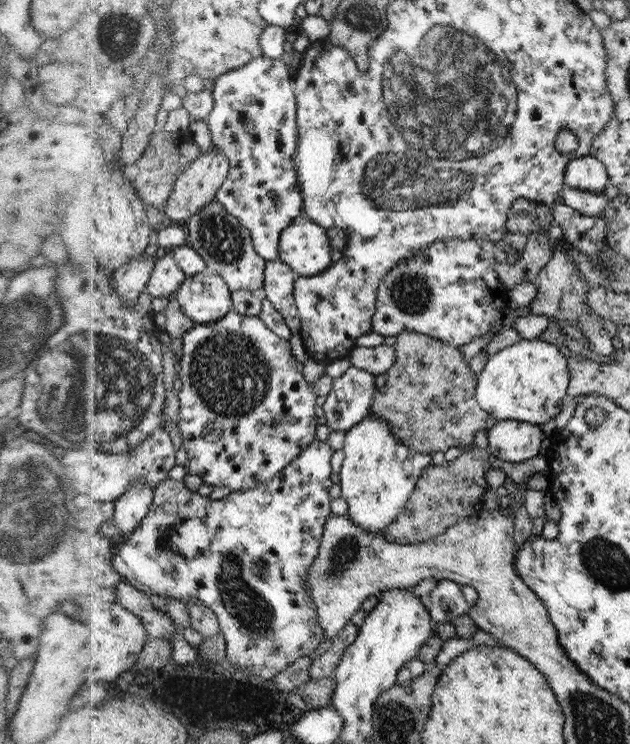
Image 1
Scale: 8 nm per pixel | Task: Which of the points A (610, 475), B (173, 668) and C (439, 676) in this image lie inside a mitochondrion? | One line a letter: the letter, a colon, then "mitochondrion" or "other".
A: other
B: other
C: other

